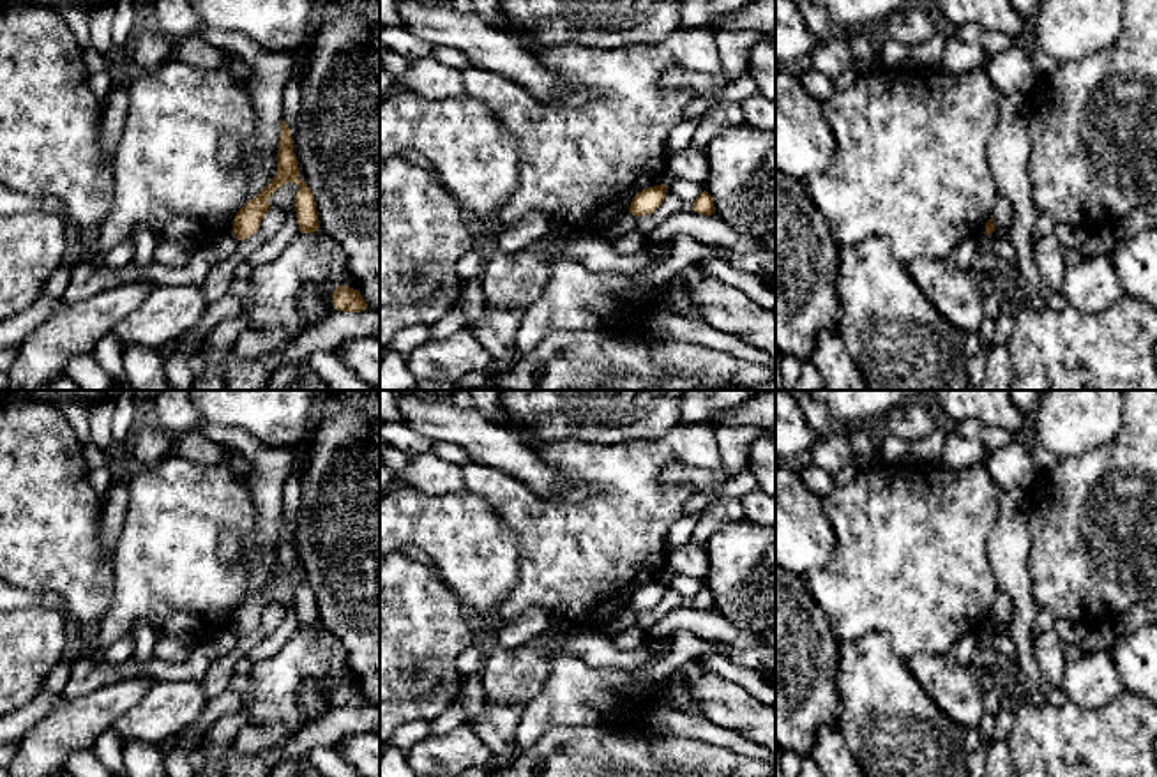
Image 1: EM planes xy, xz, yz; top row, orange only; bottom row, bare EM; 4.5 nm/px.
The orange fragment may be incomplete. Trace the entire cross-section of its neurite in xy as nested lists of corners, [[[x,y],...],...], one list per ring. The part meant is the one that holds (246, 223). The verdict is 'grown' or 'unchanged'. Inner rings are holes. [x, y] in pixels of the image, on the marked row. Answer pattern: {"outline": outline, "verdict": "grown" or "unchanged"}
{"outline": [[[281,122],[277,173],[272,182],[253,200],[249,200],[233,219],[233,233],[238,240],[249,238],[260,228],[261,219],[272,208],[270,196],[288,182],[299,185],[295,196],[297,224],[302,233],[314,233],[320,228],[316,203],[311,189],[299,178],[299,161],[293,154],[293,140],[288,124]]], "verdict": "unchanged"}

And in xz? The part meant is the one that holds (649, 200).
{"outline": [[[662,184],[643,189],[632,198],[629,212],[636,217],[654,214],[664,201],[666,192],[668,192],[668,187]]], "verdict": "unchanged"}

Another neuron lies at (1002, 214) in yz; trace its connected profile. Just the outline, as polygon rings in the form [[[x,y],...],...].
[[[1000,192],[993,208],[993,224],[994,230],[1007,230],[1010,231],[1014,223],[1014,212],[1010,201]]]

